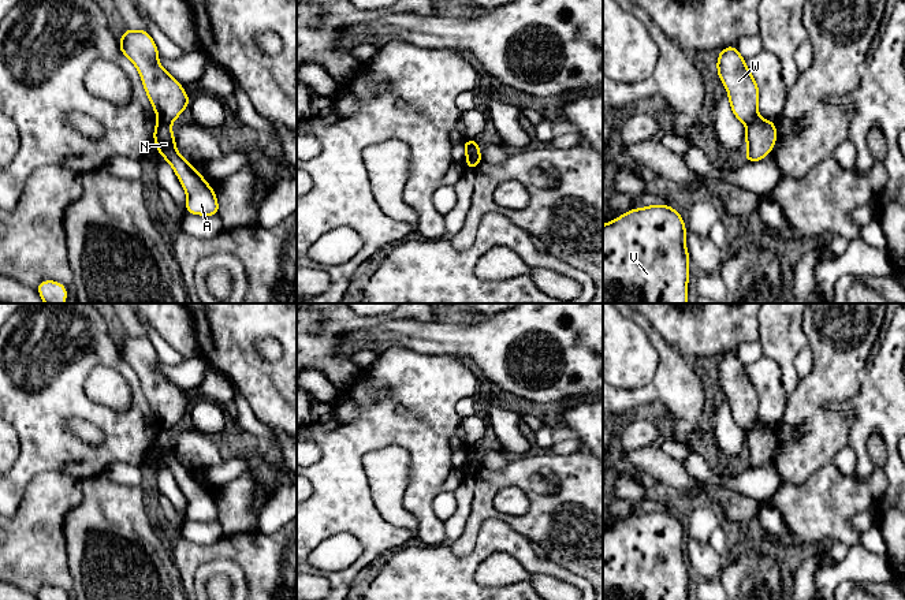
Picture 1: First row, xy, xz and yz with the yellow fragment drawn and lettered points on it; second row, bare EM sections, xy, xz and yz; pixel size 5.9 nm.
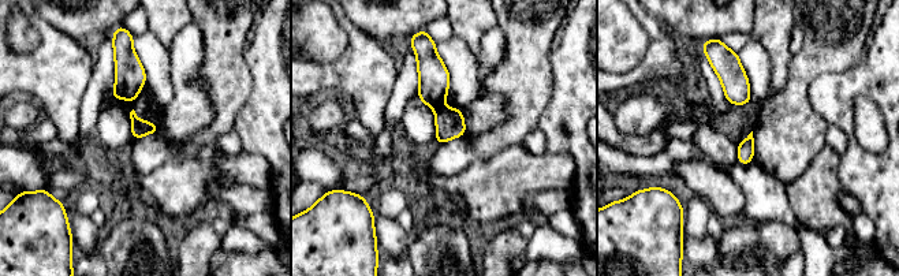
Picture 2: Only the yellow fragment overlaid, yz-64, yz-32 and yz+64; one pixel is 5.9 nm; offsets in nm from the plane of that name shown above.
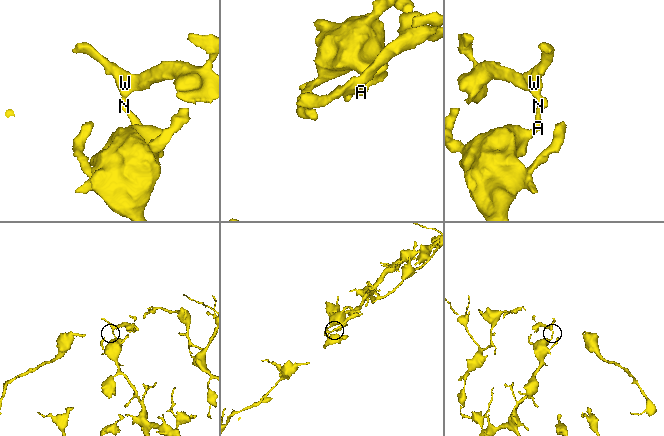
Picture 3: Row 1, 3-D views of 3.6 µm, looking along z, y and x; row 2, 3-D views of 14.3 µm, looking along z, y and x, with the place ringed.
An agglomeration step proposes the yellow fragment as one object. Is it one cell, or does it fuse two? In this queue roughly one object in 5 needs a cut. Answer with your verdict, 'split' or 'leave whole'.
split

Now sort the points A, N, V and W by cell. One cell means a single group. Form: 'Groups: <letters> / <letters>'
Groups: A N V / W

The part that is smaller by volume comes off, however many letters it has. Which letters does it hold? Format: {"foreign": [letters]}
{"foreign": ["W"]}

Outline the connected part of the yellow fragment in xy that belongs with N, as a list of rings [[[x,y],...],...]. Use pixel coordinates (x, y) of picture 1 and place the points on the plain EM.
[[[159,426],[154,432],[153,444],[157,458],[171,470],[187,500],[187,519],[204,522],[219,521],[219,510],[213,495],[198,480],[195,473],[189,470],[176,456],[171,429]]]

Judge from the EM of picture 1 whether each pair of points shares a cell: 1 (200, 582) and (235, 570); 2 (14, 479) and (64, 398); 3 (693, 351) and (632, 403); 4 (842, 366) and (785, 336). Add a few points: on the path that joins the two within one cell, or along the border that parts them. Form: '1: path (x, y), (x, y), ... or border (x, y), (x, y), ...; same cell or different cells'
1: path (208, 573), (212, 569), (226, 569); same cell
2: path (33, 458), (43, 447), (44, 418); same cell
3: border (662, 336), (689, 361); different cells
4: border (803, 317), (803, 330), (808, 345); different cells

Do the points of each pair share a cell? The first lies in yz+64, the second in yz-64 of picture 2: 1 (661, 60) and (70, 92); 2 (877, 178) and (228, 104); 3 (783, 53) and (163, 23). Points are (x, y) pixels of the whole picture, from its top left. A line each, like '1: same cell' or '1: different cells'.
1: same cell
2: different cells
3: same cell

